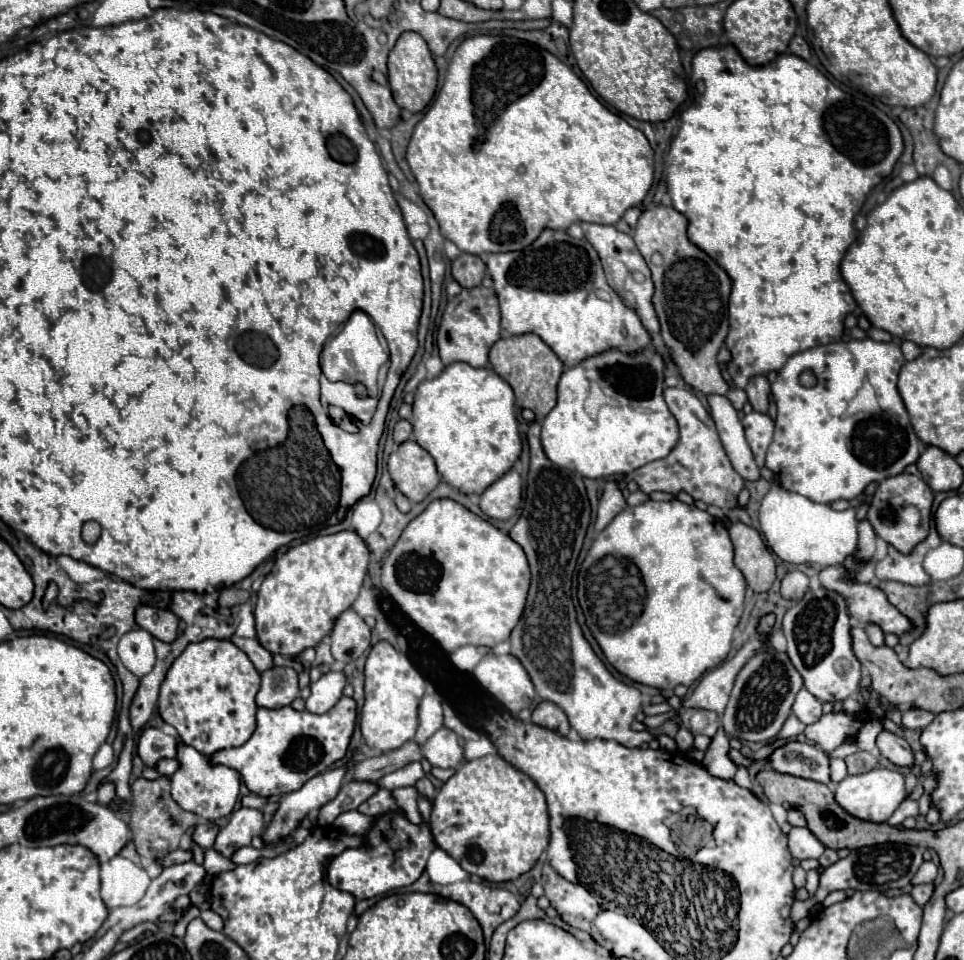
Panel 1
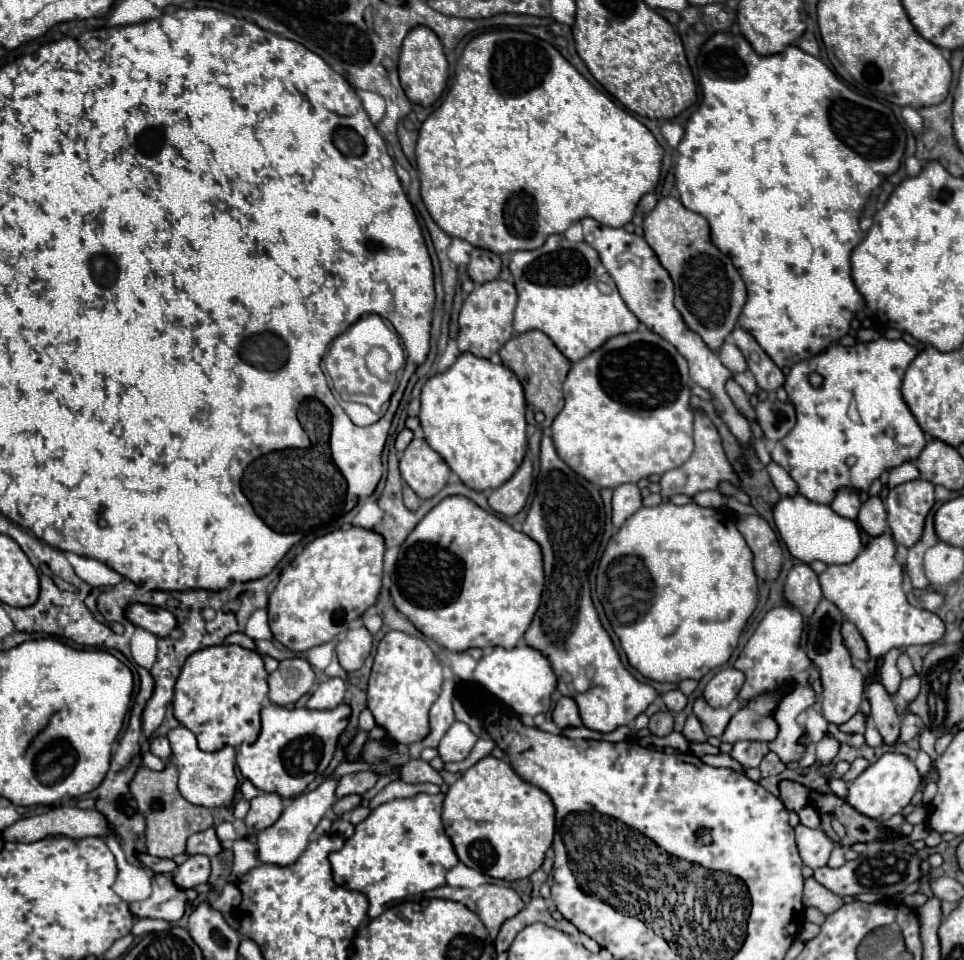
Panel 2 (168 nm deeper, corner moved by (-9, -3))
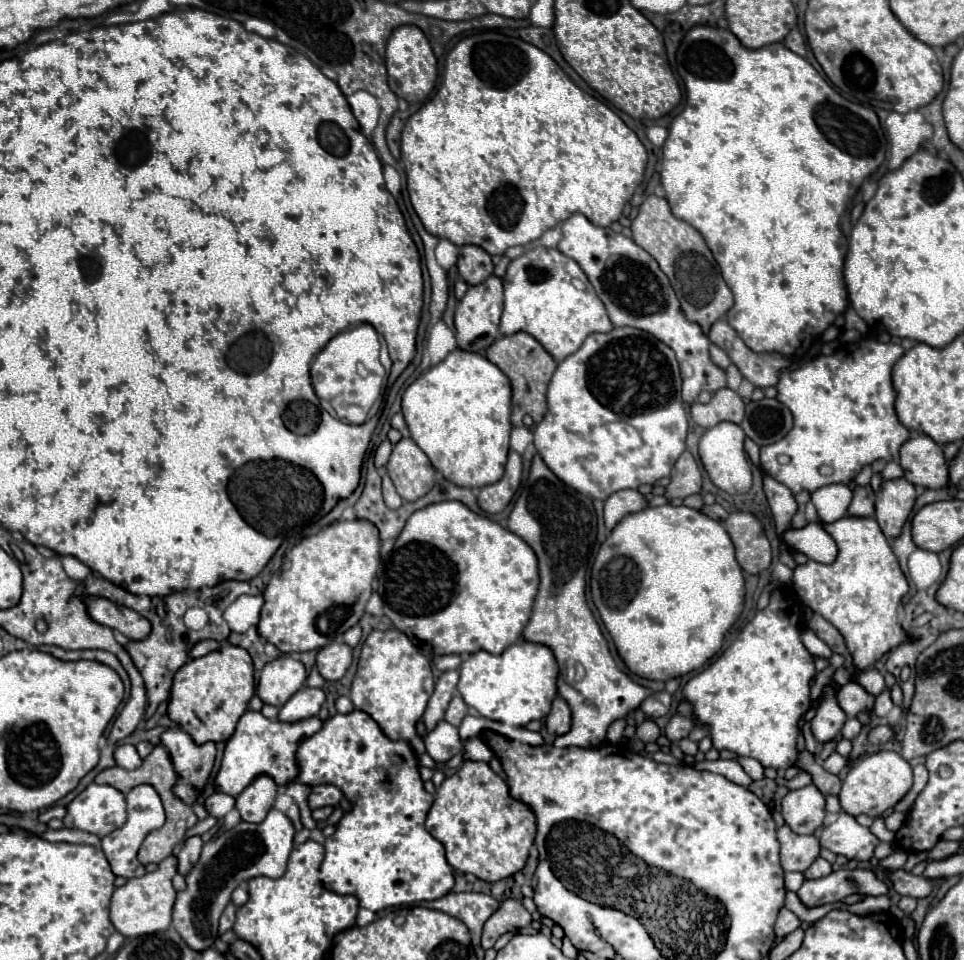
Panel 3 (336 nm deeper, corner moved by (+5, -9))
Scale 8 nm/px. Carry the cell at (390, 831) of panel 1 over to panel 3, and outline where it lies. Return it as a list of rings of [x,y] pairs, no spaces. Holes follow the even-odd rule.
[[[353,710],[327,718],[317,734],[303,740],[297,748],[297,764],[299,774],[295,782],[307,786],[337,786],[351,802],[351,810],[343,812],[335,826],[335,834],[325,840],[321,880],[329,890],[357,896],[359,906],[373,912],[413,902],[431,902],[451,892],[455,878],[453,868],[447,864],[443,844],[425,830],[425,818],[433,804],[433,796],[423,788],[419,758],[409,742],[387,738],[367,712]]]

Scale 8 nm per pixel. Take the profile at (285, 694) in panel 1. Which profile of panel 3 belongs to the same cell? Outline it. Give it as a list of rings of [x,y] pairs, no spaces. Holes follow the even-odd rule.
[[[291,656],[271,660],[261,670],[257,696],[265,704],[279,708],[305,684],[305,678],[307,672],[301,660],[295,660]]]

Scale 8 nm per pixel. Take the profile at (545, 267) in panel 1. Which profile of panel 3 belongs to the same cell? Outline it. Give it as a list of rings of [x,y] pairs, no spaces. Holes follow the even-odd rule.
[[[537,246],[533,250],[527,250],[519,258],[515,258],[507,268],[507,274],[503,278],[503,286],[505,286],[505,308],[503,308],[501,326],[499,326],[501,334],[527,332],[533,338],[537,338],[543,344],[543,348],[557,362],[561,362],[569,354],[573,354],[589,334],[609,332],[613,328],[603,302],[597,298],[593,286],[587,276],[583,274],[583,270],[579,268],[579,264],[575,260],[571,260],[569,256],[561,254],[557,248]]]

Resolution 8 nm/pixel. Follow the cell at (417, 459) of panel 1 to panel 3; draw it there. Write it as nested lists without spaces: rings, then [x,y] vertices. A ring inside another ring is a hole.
[[[401,438],[393,446],[387,472],[399,496],[407,502],[425,496],[435,484],[435,468],[431,460],[411,438]]]

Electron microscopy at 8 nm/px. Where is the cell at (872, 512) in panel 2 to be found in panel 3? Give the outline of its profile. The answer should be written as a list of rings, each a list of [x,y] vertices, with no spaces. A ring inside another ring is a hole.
[[[855,486],[853,500],[847,510],[849,516],[873,516],[875,514],[875,492],[871,486]]]

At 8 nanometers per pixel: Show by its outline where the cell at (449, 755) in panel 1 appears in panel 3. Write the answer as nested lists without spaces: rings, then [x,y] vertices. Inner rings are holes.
[[[441,720],[431,732],[427,732],[423,742],[425,742],[427,754],[439,764],[451,760],[463,748],[463,742],[459,738],[457,728],[451,726],[449,722],[445,722],[445,720]]]

